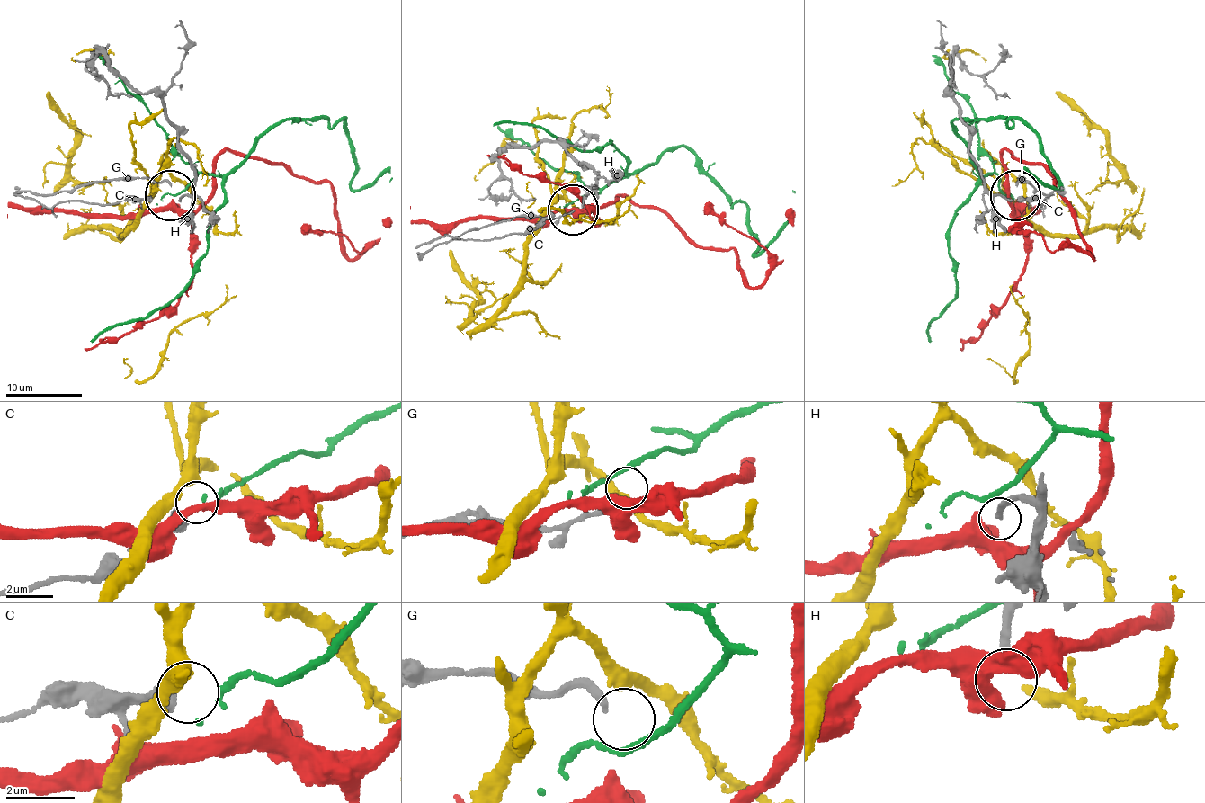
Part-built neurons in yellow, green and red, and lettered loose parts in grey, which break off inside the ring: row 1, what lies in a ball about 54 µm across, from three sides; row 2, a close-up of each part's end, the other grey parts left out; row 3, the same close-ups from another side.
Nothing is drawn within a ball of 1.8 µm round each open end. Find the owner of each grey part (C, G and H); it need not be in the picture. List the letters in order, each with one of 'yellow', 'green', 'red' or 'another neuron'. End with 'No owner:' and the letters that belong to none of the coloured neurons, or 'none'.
C: green
G: another neuron
H: another neuron
No owner: G, H

